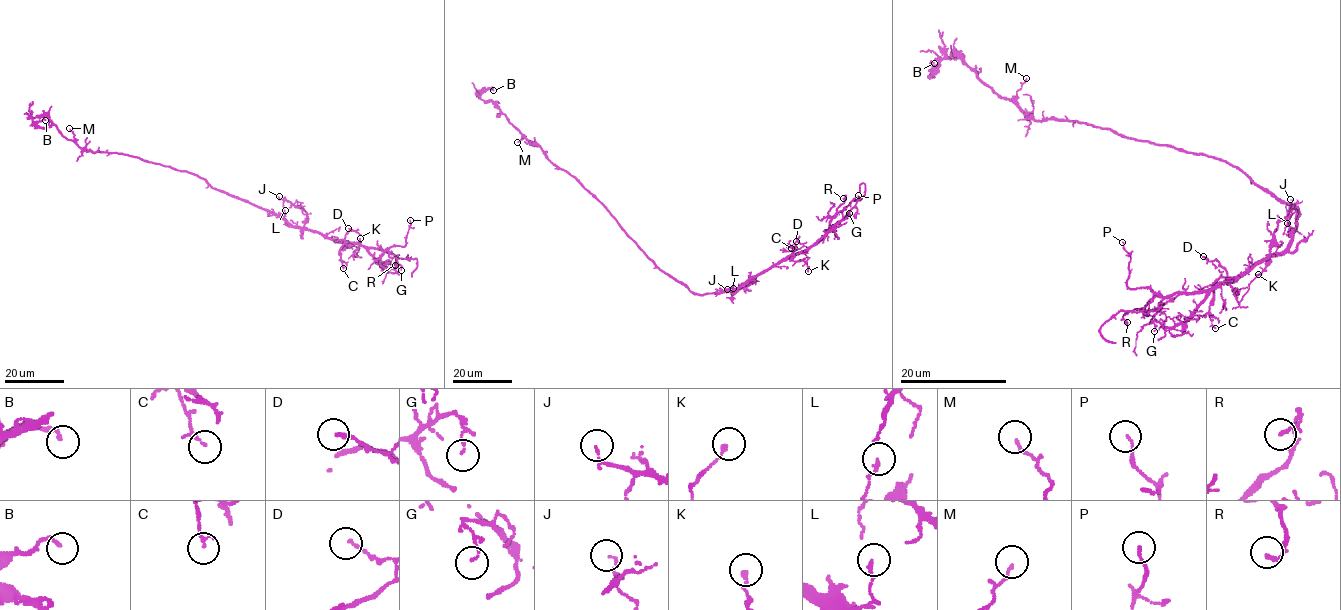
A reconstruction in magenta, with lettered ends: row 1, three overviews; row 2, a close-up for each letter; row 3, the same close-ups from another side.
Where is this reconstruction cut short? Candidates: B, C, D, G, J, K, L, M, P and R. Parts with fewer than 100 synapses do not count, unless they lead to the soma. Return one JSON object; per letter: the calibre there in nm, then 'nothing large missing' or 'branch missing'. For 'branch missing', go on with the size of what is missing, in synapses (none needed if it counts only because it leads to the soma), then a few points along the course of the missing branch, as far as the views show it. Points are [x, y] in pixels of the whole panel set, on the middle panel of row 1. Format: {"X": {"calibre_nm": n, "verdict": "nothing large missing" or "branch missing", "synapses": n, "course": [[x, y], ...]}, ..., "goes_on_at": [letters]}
{"B": {"calibre_nm": 160, "verdict": "nothing large missing"}, "C": {"calibre_nm": 100, "verdict": "nothing large missing"}, "D": {"calibre_nm": 140, "verdict": "nothing large missing"}, "G": {"calibre_nm": 120, "verdict": "nothing large missing"}, "J": {"calibre_nm": 90, "verdict": "nothing large missing"}, "K": {"calibre_nm": 190, "verdict": "nothing large missing"}, "L": {"calibre_nm": 140, "verdict": "nothing large missing"}, "M": {"calibre_nm": 130, "verdict": "nothing large missing"}, "P": {"calibre_nm": 100, "verdict": "nothing large missing"}, "R": {"calibre_nm": 150, "verdict": "nothing large missing"}, "goes_on_at": []}

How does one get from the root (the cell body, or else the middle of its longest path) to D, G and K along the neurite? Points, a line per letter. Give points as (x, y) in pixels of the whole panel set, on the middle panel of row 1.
D: (662, 271), (698, 294), (730, 292), (790, 257), (803, 245), (796, 241)
G: (662, 271), (698, 294), (730, 292), (782, 261), (807, 251), (849, 213)
K: (662, 271), (698, 294), (735, 290), (791, 256), (793, 260), (805, 258), (808, 271)

